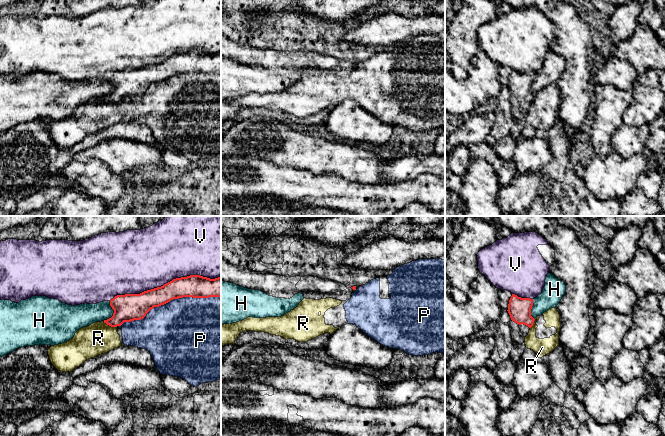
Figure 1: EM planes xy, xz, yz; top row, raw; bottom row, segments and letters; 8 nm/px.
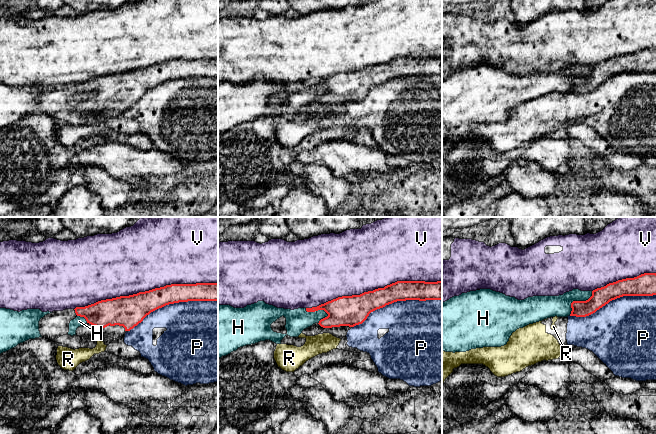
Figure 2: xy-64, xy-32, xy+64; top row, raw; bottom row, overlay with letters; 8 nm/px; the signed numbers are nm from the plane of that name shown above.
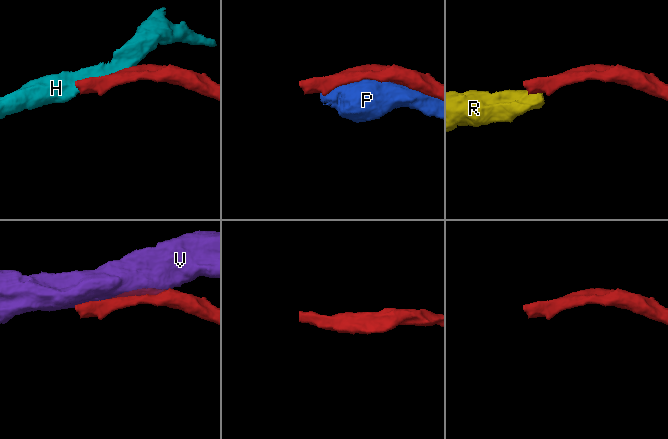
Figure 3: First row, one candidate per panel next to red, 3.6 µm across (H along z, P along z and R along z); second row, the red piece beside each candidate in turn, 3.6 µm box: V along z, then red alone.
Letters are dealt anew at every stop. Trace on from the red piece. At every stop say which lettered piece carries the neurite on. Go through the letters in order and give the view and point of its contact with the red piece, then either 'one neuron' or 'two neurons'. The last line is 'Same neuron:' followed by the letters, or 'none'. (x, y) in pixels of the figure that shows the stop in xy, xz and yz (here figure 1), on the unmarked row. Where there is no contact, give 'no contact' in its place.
H: xy (113, 89) | two neurons
P: xy (170, 76) | two neurons
R: xy (110, 101) | two neurons
V: xy (164, 60) | two neurons
Same neuron: none

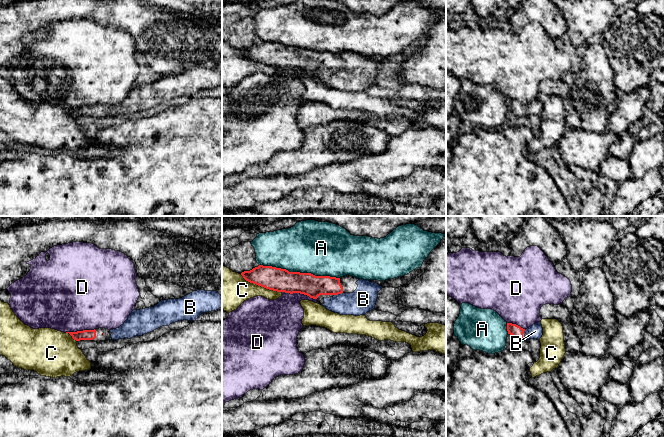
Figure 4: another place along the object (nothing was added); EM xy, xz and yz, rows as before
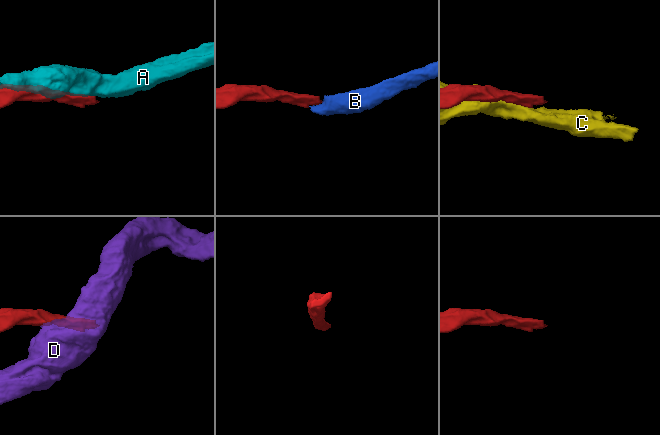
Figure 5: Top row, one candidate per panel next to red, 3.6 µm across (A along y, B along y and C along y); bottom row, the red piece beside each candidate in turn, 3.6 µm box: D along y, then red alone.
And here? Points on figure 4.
A: xz (299, 48) | two neurons
B: xz (338, 69) | one neuron
C: xz (261, 62) | two neurons
D: xz (299, 68) | two neurons
Same neuron: B

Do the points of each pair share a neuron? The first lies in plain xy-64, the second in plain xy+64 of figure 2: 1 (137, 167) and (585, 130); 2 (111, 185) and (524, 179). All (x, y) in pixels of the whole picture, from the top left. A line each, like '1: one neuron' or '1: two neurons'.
1: two neurons
2: one neuron

